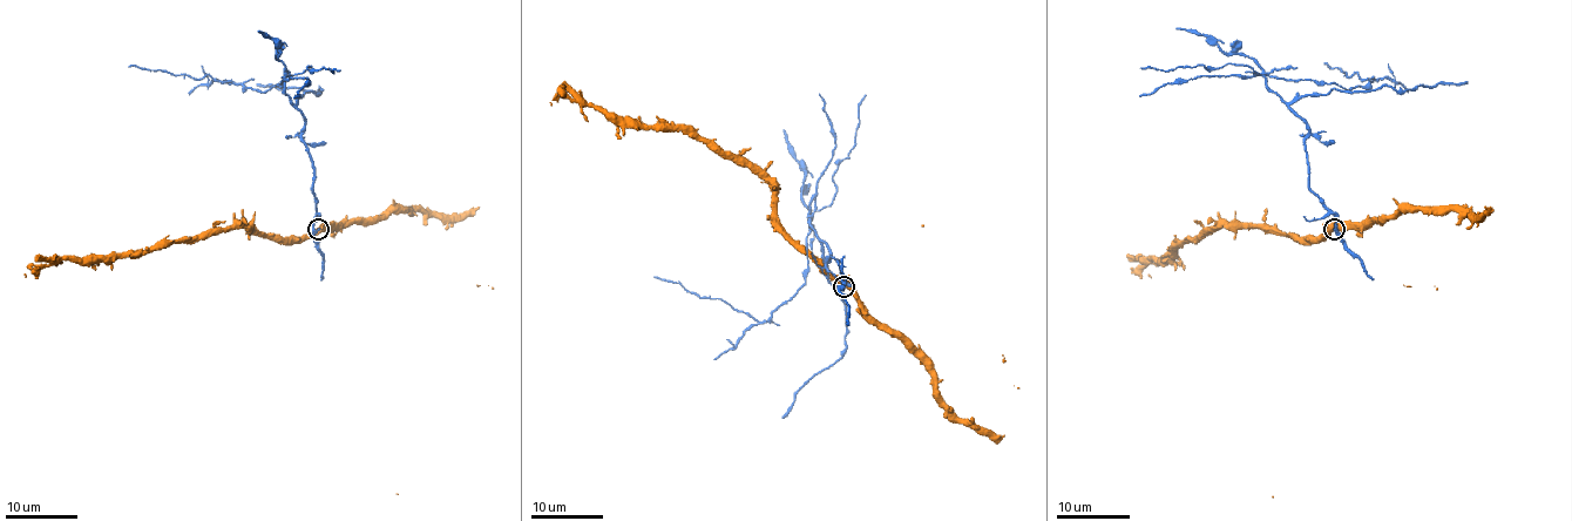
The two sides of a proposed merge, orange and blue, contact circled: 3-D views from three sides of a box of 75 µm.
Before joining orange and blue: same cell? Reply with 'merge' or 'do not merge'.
do not merge

